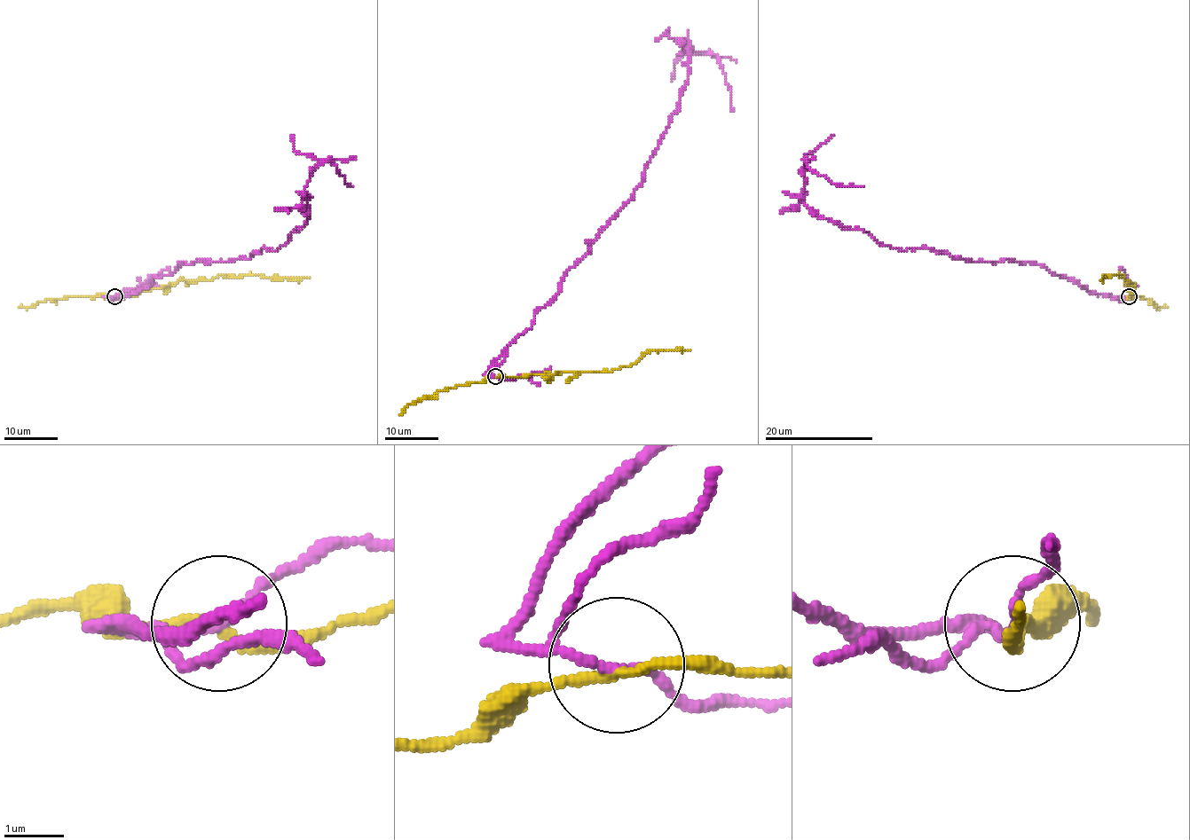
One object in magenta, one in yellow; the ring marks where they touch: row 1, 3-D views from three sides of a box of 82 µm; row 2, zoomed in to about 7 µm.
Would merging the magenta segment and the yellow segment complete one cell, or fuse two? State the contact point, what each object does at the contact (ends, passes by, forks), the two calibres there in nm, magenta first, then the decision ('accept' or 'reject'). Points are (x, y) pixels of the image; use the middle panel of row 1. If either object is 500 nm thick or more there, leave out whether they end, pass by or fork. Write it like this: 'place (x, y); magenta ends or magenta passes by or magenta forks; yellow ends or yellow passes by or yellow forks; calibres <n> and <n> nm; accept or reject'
place (495, 376); magenta passes by; yellow passes by; calibres 150 and 160 nm; reject

